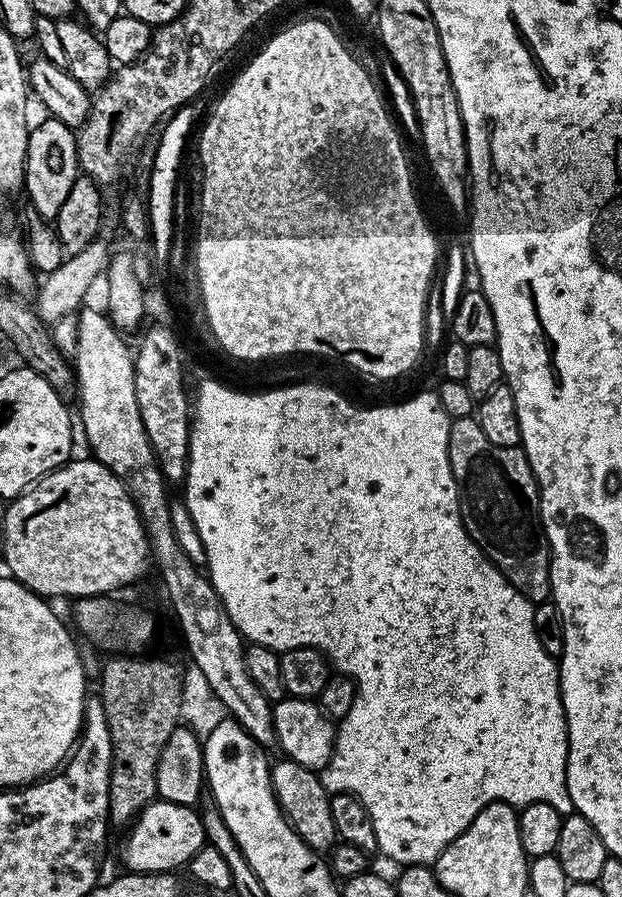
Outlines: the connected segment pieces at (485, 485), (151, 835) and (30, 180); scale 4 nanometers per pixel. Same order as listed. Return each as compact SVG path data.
M475 415L466 418L453 420L450 426L450 438L448 439L448 457L452 473L456 479L456 488L460 491L460 517L464 523L464 529L470 534L472 541L484 551L488 556L488 561L500 571L511 582L526 599L531 600L533 605L543 604L552 595L552 583L550 582L550 566L552 565L552 548L548 545L548 539L544 533L544 523L540 517L540 487L536 484L536 479L532 473L530 462L526 458L523 448L511 448L510 446L494 446L486 434L482 434L482 426L478 426Z
M159 798L142 809L130 831L124 844L124 864L128 872L176 872L192 861L206 843L204 823L195 807L187 808Z
M44 118L40 125L33 127L28 133L26 146L26 168L24 170L23 191L28 192L28 200L32 203L31 211L47 222L55 221L58 210L62 210L62 202L70 194L70 186L78 179L80 163L76 149L76 132L62 122Z

